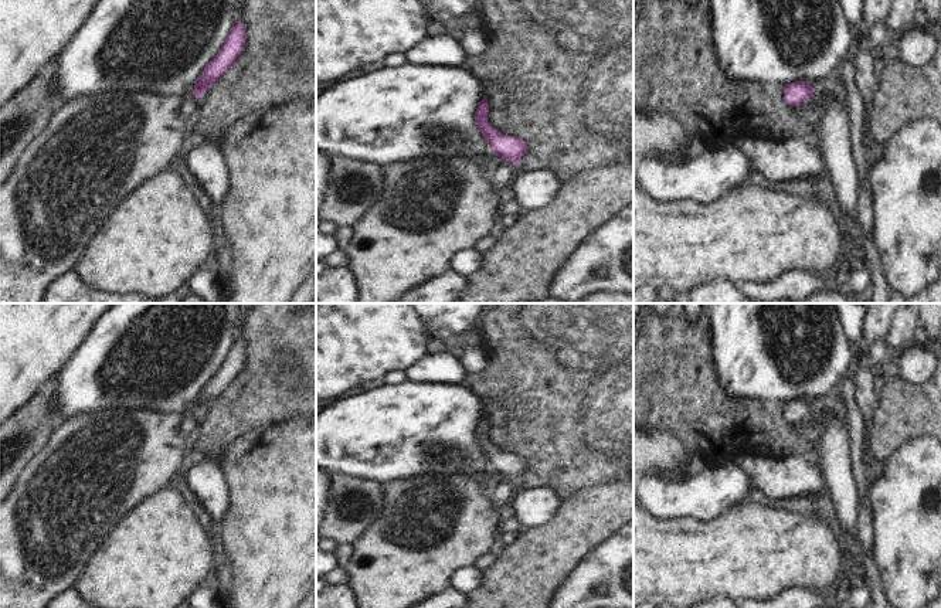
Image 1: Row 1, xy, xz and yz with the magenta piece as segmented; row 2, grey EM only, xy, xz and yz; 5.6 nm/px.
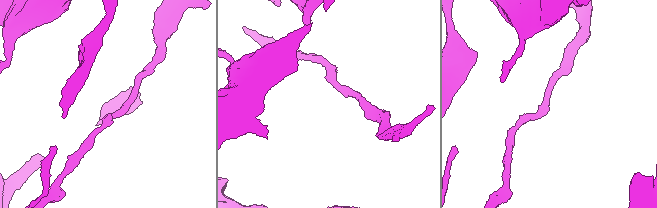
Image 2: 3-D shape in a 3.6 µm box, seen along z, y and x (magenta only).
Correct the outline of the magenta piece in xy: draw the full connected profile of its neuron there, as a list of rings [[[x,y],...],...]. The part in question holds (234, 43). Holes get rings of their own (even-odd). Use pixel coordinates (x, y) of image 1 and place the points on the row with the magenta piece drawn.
[[[238,21],[232,26],[218,54],[204,67],[203,72],[196,81],[196,86],[191,92],[197,99],[217,82],[238,60],[244,47],[247,35],[244,23]]]

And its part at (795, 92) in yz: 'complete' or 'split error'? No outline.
complete

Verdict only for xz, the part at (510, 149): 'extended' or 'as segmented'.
as segmented

